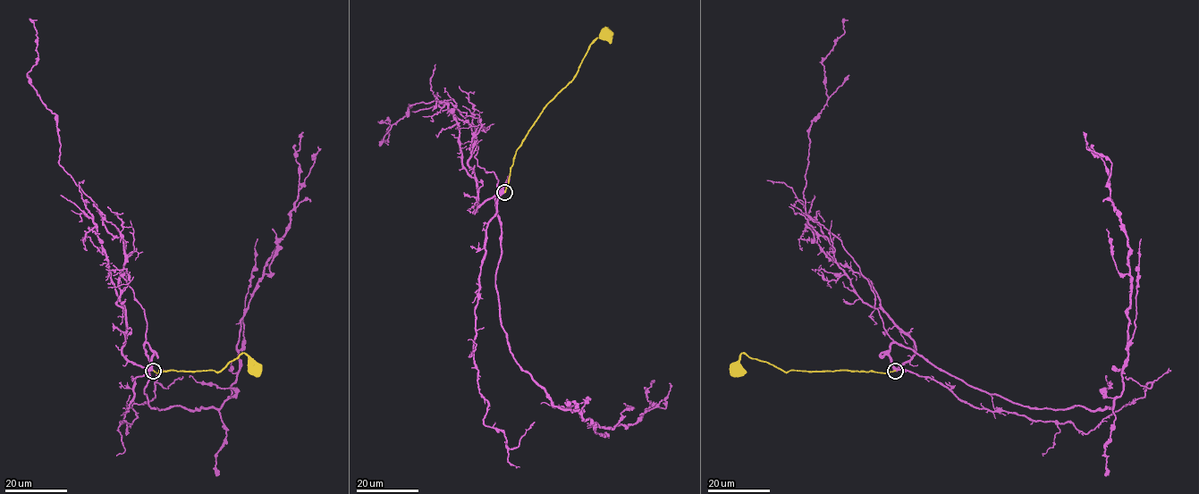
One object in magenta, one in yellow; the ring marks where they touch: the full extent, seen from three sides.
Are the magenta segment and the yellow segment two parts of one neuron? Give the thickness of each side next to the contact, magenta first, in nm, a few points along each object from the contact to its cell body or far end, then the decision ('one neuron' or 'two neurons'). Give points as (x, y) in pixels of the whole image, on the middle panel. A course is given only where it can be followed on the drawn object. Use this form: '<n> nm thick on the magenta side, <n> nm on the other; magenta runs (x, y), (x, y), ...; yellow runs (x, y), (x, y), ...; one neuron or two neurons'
460 nm thick on the magenta side, 200 nm on the other; magenta runs (504, 192), (495, 198), (495, 285), (515, 361), (553, 406), (603, 428), (641, 417), (654, 380); yellow runs (504, 192), (515, 153), (527, 132), (544, 108), (570, 80), (588, 46), (603, 33); one neuron

